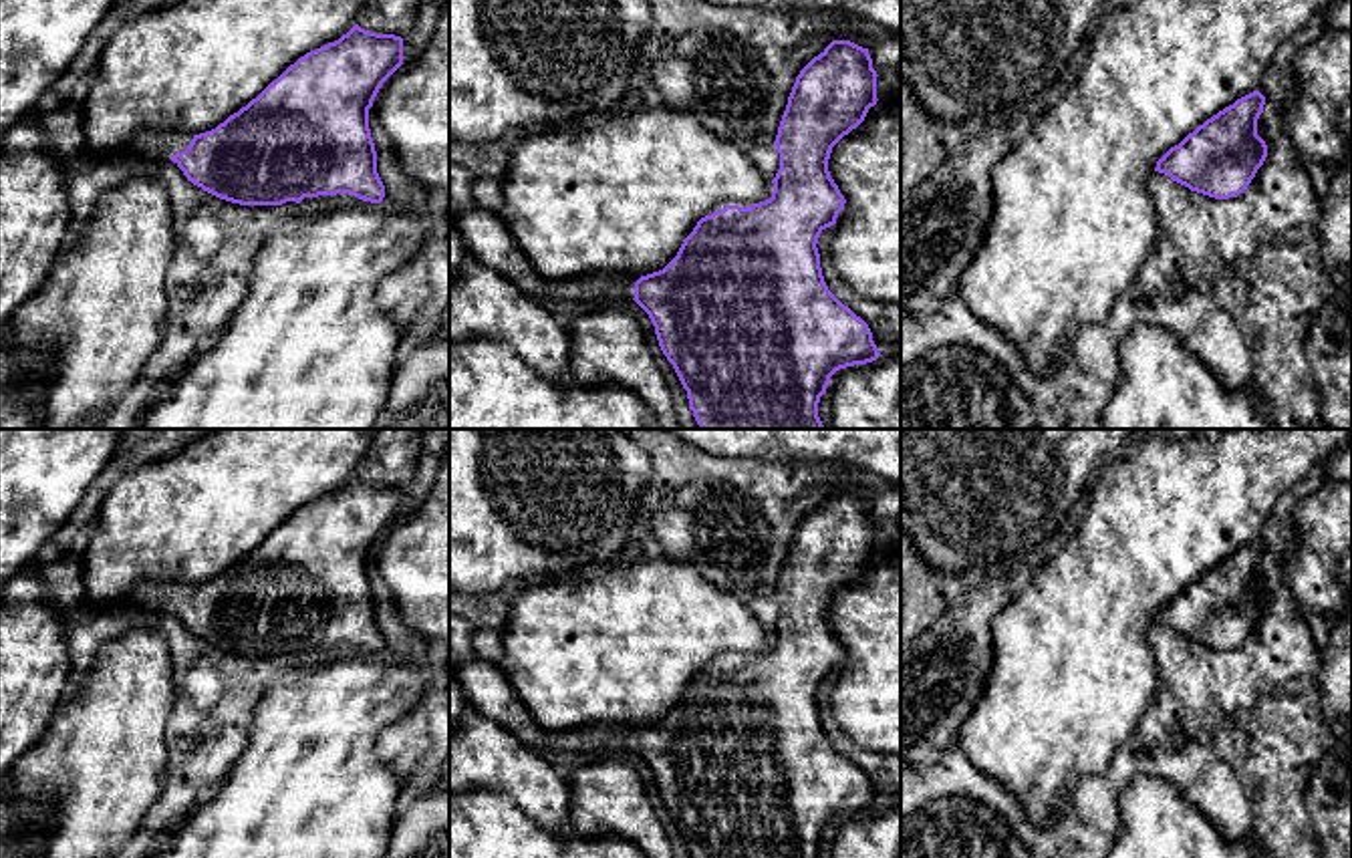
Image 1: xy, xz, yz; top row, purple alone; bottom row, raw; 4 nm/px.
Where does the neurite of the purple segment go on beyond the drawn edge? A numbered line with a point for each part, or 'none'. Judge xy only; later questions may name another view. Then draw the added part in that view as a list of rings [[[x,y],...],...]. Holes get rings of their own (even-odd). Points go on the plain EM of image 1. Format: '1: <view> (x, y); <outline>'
1: xy (150, 595); [[[143,582],[131,588],[115,606],[111,608],[137,608],[137,610],[157,610],[181,604],[191,594],[191,584],[169,584],[169,582]],[[107,608],[107,610],[111,610]]]

